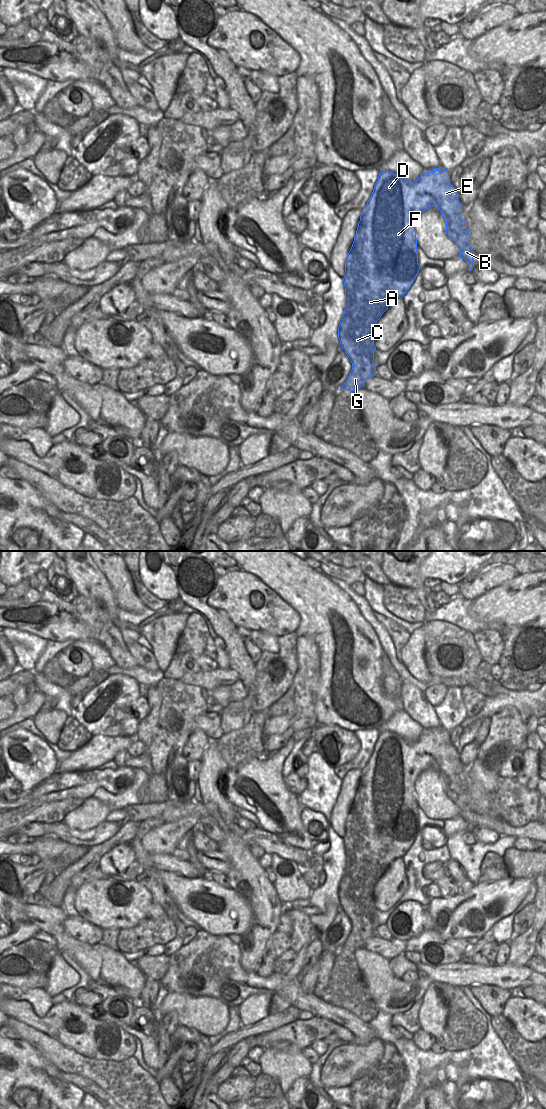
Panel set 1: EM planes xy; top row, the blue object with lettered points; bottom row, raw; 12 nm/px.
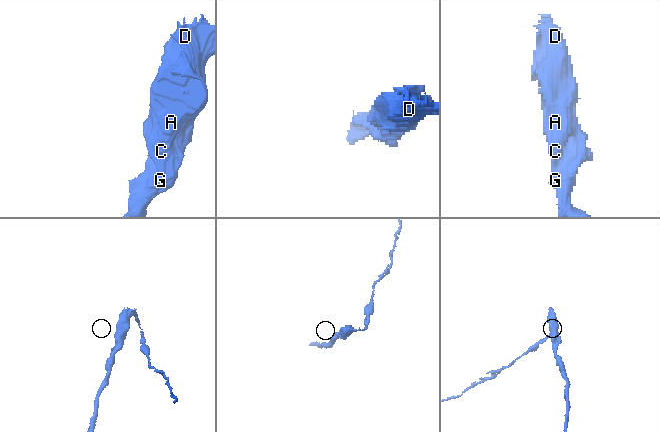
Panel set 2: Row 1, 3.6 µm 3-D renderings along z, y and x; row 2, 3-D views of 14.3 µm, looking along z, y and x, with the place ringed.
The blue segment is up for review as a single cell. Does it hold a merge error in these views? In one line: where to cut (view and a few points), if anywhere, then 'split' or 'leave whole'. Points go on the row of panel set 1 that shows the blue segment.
cut xy (449, 182), (440, 188), (433, 204); split

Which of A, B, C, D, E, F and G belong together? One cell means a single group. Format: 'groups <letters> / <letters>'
groups A C D F G / B E

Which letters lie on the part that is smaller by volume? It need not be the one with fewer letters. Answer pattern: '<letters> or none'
B, E

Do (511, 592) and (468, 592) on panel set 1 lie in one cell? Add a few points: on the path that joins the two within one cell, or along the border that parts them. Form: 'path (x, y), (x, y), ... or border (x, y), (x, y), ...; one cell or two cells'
border (508, 581), (477, 596), (472, 601); two cells

